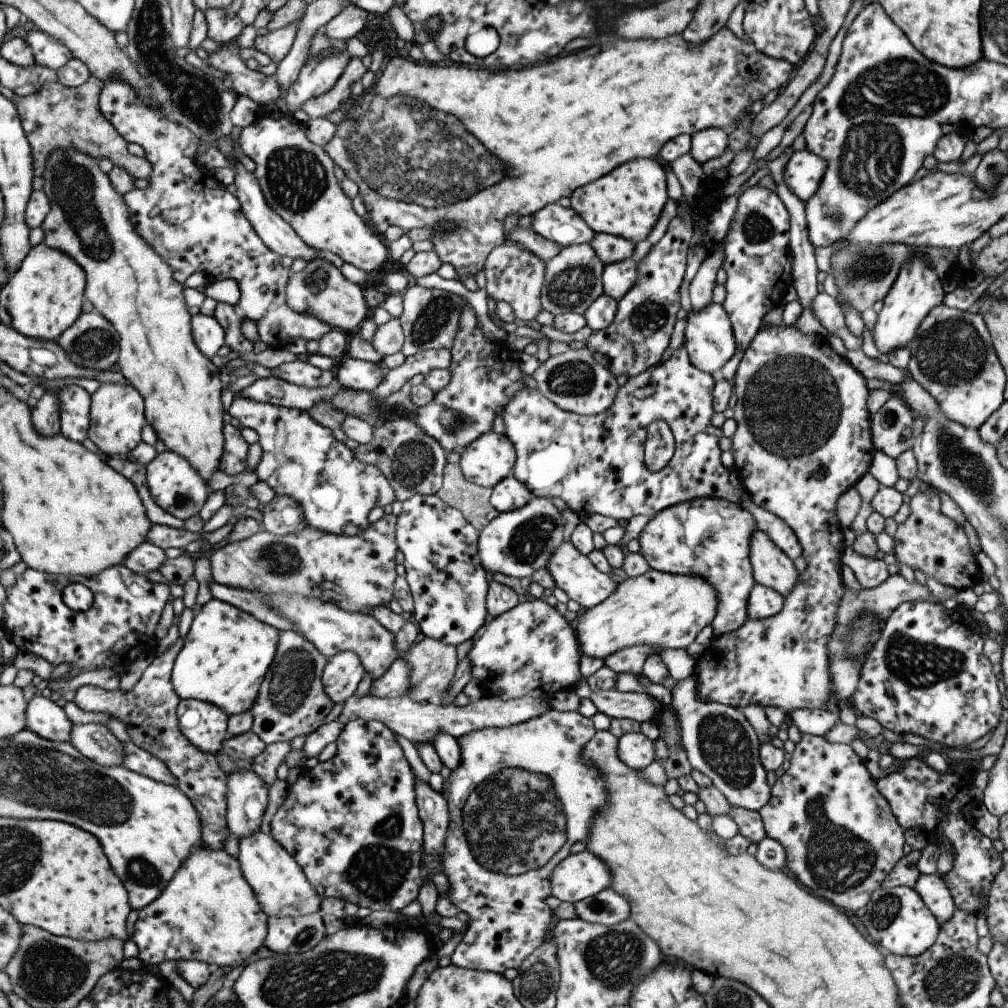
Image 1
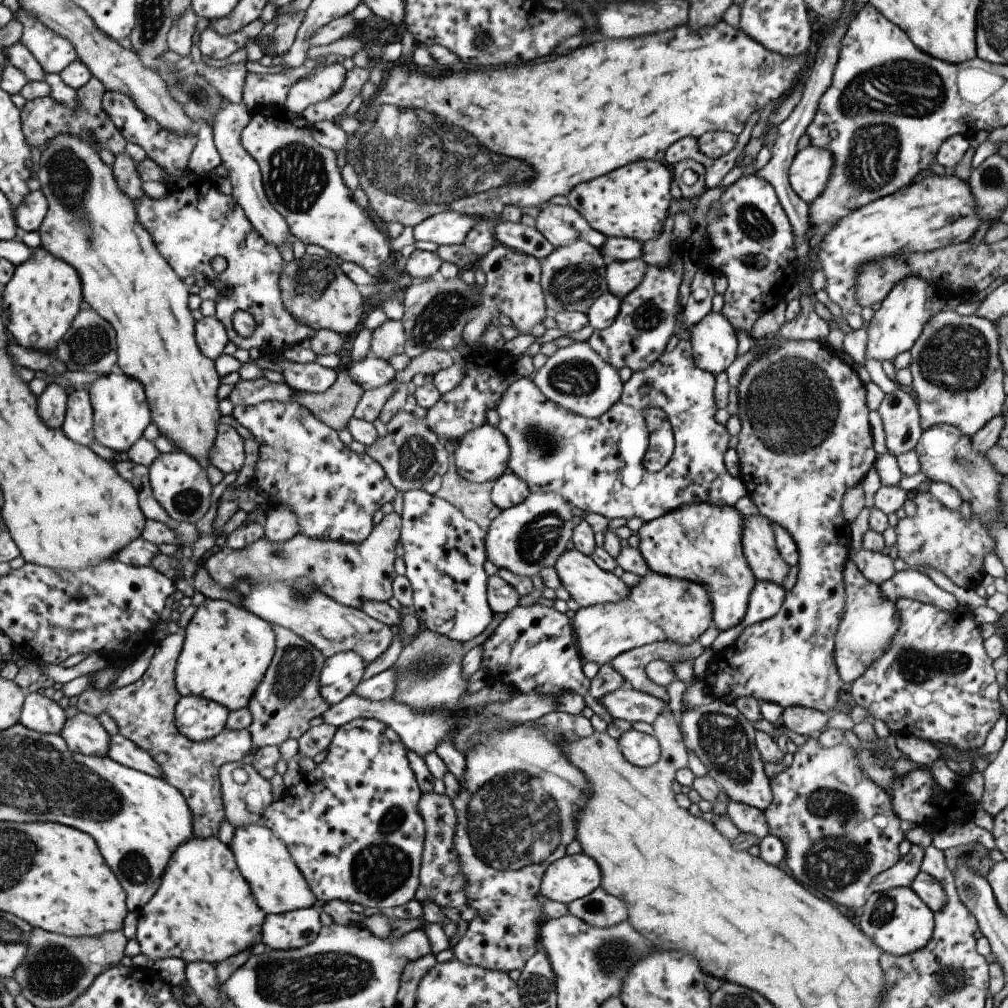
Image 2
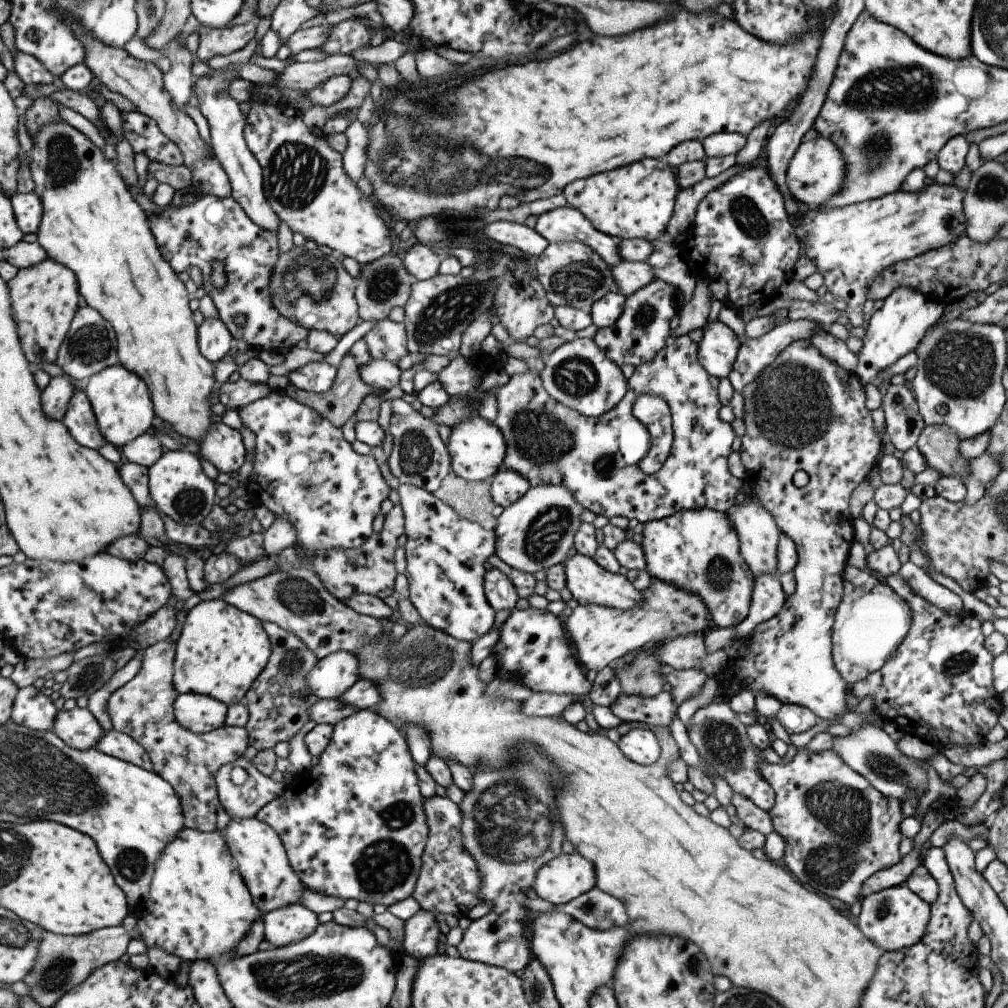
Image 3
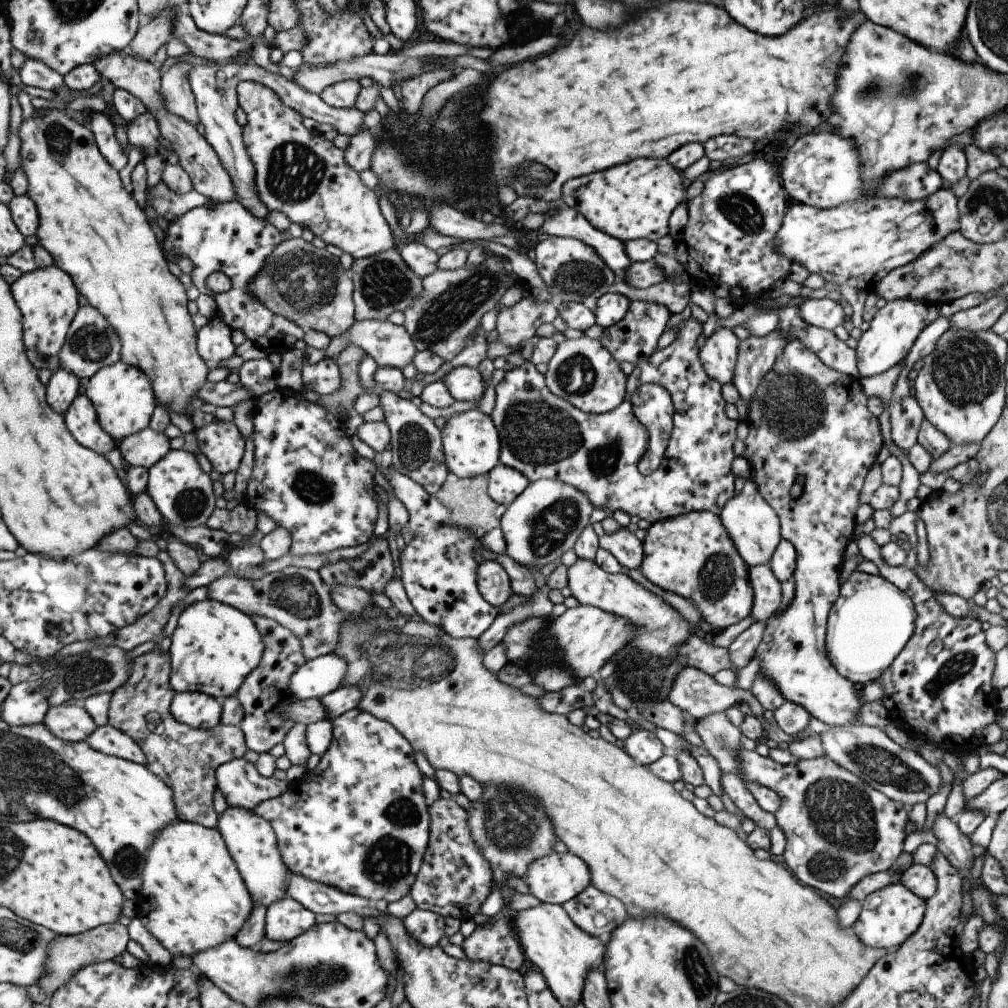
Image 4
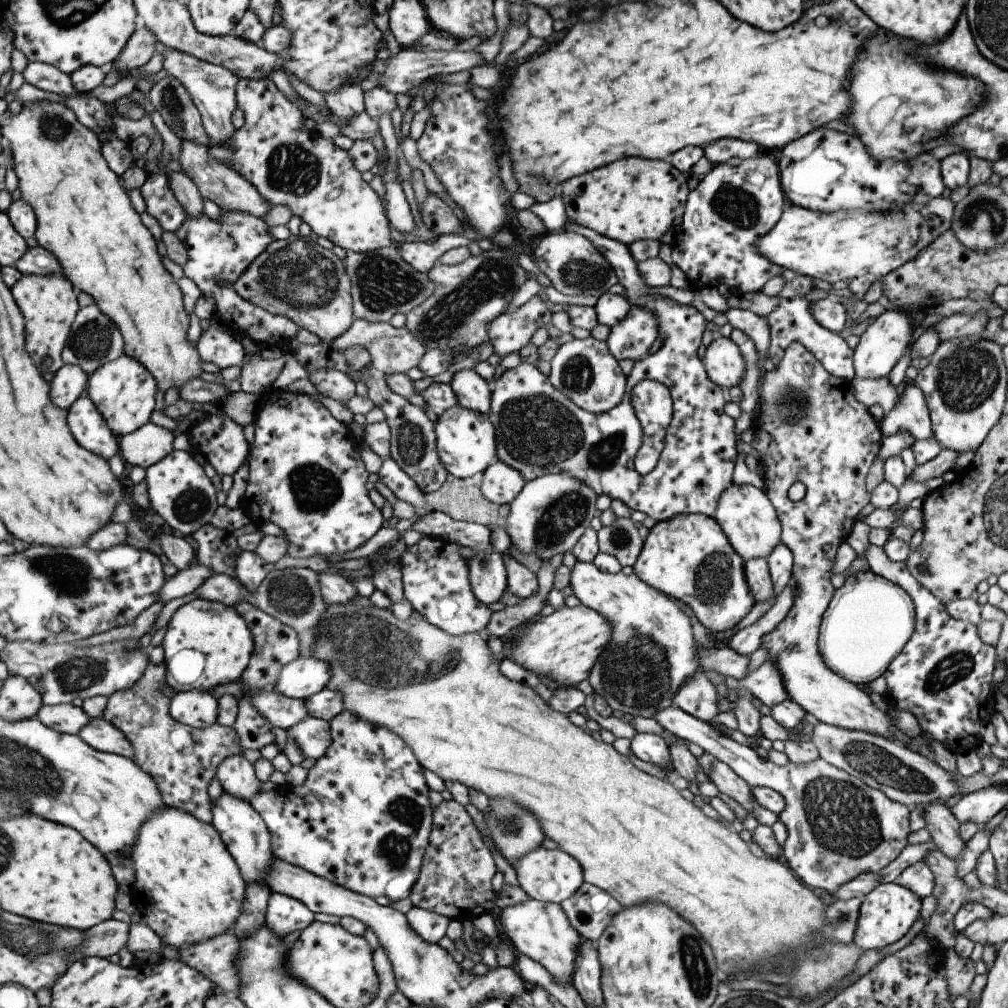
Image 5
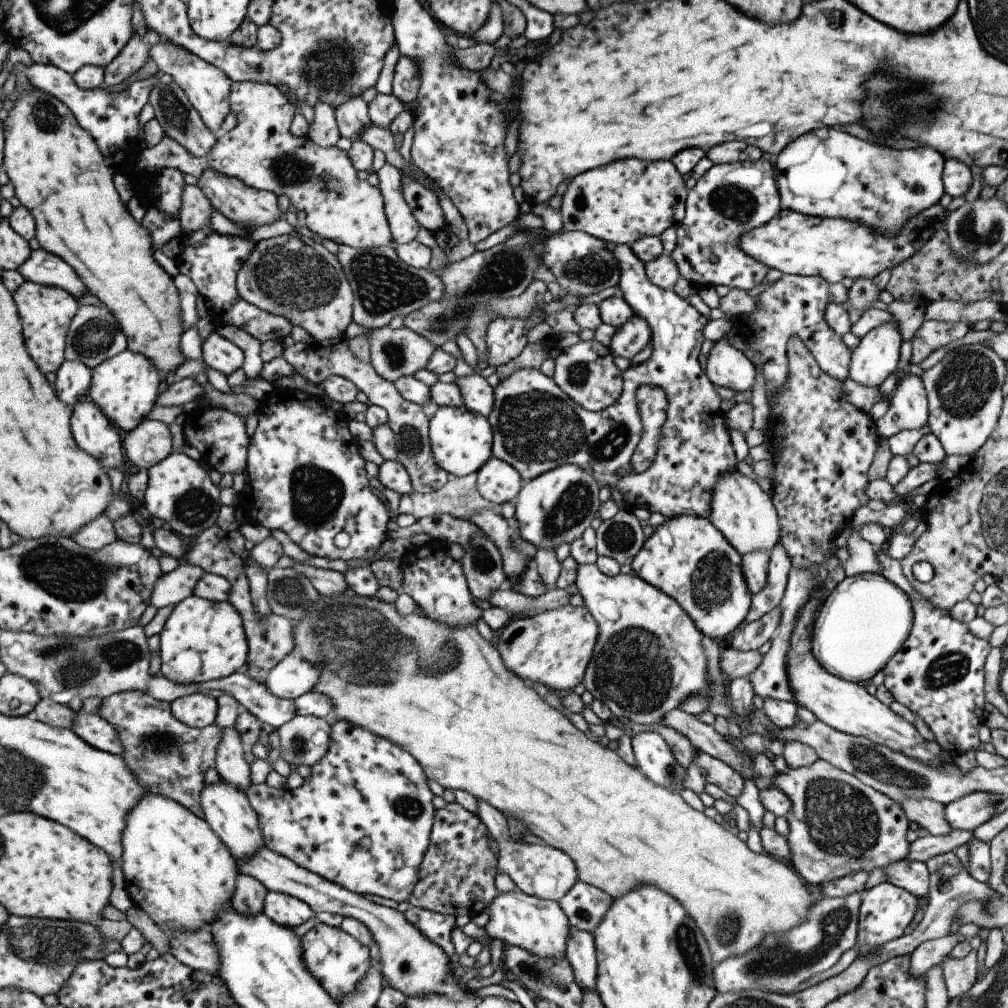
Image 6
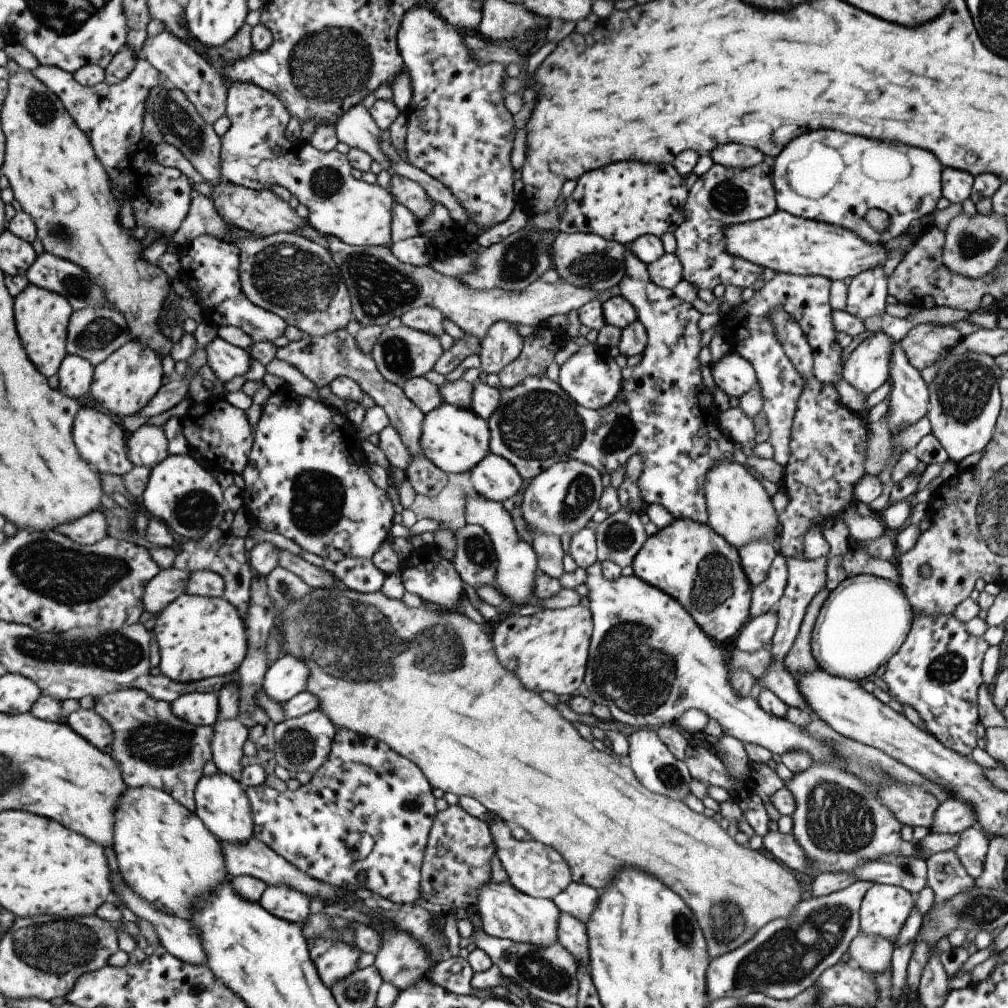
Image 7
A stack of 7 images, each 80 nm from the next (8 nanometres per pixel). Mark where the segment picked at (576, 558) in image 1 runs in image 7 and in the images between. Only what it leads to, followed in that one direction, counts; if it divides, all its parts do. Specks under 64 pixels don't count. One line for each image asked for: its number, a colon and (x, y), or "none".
2: (585, 582)
3: (587, 582)
4: (640, 674)
5: (651, 652)
6: (648, 657)
7: (648, 662)

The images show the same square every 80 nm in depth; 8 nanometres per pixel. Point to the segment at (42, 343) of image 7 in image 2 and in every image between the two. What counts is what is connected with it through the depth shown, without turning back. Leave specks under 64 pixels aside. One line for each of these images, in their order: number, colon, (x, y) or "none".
2: (44, 297)
3: (47, 295)
4: (48, 297)
5: (50, 303)
6: (48, 311)

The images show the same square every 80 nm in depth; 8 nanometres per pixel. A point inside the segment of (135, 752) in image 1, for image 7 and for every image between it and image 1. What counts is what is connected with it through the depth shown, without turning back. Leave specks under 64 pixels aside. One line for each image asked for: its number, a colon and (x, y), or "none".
2: (125, 751)
3: (115, 743)
4: (108, 739)
5: (101, 734)
6: (97, 730)
7: (96, 730)

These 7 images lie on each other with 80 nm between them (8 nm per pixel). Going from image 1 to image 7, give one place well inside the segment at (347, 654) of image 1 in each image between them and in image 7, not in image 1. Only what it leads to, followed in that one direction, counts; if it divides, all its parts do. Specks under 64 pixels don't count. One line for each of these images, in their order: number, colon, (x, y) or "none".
2: (341, 673)
3: (332, 675)
4: (315, 678)
5: (299, 679)
6: (293, 676)
7: (285, 677)

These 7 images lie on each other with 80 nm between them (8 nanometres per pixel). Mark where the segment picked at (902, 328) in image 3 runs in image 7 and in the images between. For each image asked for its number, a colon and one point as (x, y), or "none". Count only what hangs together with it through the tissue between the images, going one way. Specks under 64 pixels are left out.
4: (888, 334)
5: (884, 340)
6: (876, 355)
7: (867, 367)

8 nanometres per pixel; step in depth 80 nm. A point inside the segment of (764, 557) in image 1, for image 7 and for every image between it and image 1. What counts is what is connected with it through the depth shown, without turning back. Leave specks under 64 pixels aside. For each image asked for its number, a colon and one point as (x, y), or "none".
2: (760, 552)
3: (757, 533)
4: (752, 525)
5: (747, 518)
6: (743, 513)
7: (738, 509)

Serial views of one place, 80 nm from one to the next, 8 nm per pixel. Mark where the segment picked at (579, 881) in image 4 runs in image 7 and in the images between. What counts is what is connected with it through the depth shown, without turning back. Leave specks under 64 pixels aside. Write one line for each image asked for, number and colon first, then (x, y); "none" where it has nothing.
5: (551, 876)
6: (543, 872)
7: (533, 869)

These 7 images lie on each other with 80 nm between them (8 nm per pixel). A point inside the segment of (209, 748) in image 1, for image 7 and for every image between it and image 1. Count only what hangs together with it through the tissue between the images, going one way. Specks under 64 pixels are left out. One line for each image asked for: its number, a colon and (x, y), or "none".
2: (199, 719)
3: (197, 713)
4: (200, 711)
5: (198, 709)
6: (197, 710)
7: (199, 709)

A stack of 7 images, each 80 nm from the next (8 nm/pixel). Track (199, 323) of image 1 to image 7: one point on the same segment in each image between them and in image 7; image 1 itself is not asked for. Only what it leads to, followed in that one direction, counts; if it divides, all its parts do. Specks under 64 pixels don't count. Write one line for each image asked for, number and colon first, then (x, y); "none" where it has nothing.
2: (210, 334)
3: (214, 339)
4: (214, 343)
5: (216, 345)
6: (219, 354)
7: (226, 361)

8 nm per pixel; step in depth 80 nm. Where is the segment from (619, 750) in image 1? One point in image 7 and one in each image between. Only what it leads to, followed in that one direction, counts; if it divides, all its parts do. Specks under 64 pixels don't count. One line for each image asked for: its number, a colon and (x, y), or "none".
2: (642, 750)
3: (642, 746)
4: (642, 746)
5: (650, 748)
6: (653, 759)
7: (655, 768)

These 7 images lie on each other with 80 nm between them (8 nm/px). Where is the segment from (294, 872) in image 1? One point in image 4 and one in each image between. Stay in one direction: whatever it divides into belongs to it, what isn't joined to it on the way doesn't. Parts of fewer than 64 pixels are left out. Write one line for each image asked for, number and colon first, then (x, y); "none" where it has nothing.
2: (277, 886)
3: (260, 858)
4: (251, 843)

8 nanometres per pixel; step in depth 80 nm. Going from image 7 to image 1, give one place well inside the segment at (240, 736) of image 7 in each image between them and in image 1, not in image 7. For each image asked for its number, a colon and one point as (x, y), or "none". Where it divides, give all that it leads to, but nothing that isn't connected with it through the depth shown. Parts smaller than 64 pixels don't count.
1: (247, 796)
2: (244, 804)
3: (239, 802)
4: (242, 787)
5: (235, 774)
6: (230, 766)

